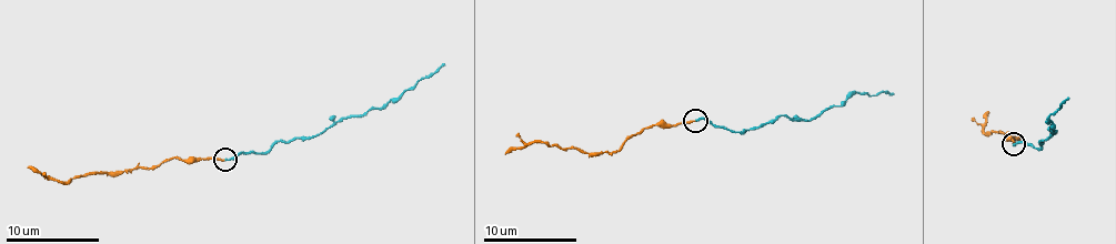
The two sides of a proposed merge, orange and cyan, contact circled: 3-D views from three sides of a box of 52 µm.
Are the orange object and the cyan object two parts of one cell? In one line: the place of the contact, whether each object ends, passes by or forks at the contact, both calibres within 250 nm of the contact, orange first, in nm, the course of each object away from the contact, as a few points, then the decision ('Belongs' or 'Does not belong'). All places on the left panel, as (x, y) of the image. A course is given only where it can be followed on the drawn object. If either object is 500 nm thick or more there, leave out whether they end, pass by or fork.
Place: (224, 160). At the ring orange ends. At the ring cyan ends. Thickness 170 nm (orange) against 170 nm. Course of orange: (223, 159), (169, 158), (149, 169), (80, 175), (58, 183), (27, 168). Course of cyan: (225, 159), (245, 152), (267, 152), (277, 142), (318, 135), (327, 128), (381, 108), (444, 64). Does not belong

